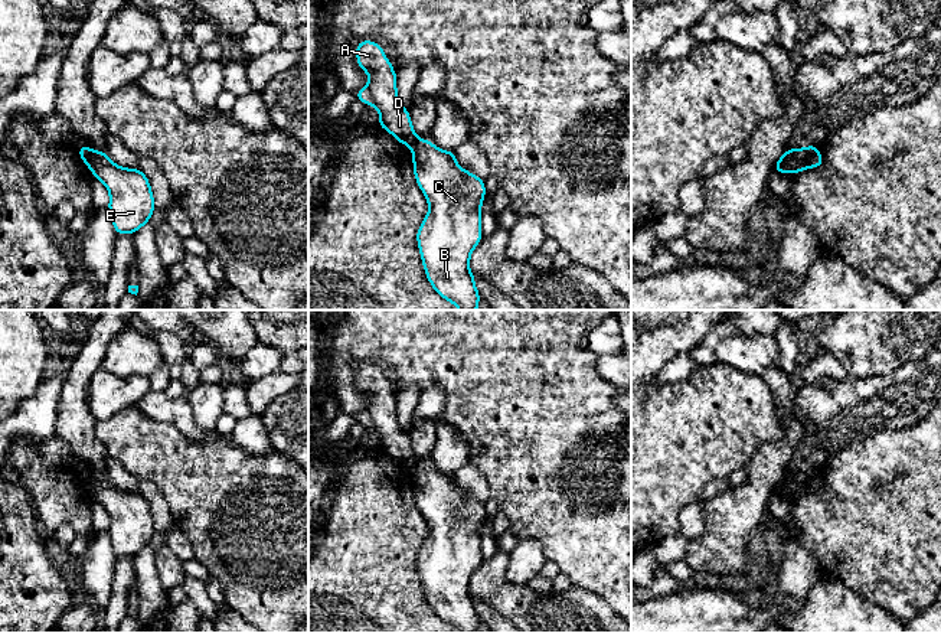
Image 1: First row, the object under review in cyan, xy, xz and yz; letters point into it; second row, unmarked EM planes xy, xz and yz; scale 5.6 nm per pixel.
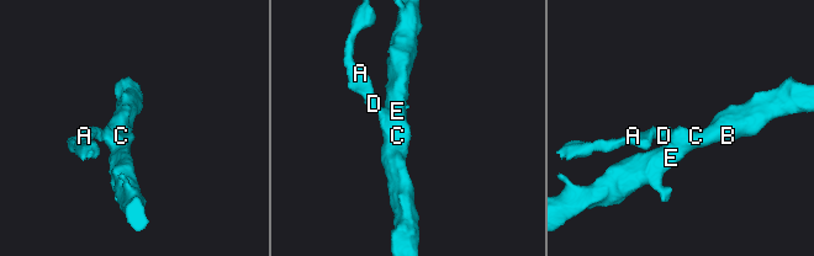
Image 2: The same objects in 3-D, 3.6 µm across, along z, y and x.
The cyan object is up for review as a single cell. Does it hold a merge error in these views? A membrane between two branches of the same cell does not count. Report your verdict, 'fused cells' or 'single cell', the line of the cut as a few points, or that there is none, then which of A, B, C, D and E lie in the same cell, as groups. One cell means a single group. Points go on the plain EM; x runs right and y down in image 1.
fused cells | yz (790, 473), (786, 495) | A D / B C E

